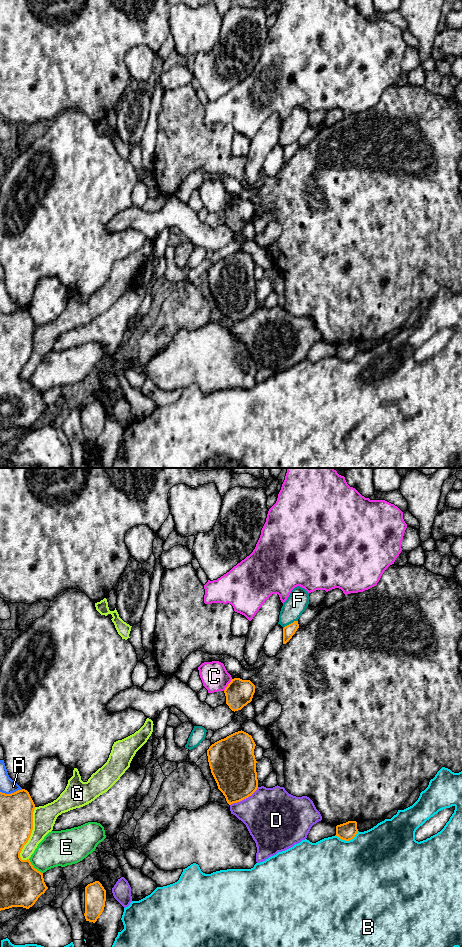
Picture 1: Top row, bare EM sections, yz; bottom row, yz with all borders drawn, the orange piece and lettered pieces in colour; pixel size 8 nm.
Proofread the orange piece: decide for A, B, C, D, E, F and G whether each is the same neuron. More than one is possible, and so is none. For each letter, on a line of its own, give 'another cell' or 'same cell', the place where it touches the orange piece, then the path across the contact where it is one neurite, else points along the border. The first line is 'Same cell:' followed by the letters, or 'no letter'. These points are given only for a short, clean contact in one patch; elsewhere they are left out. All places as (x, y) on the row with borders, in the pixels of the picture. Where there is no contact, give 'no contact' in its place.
Same cell: no letter
A: another cell; contact yz (11, 793)
B: another cell; contact yz (347, 840)
C: another cell; contact yz (228, 685); border yz (232, 679), (223, 690)
D: another cell; contact yz (244, 798)
E: another cell; contact yz (33, 867)
F: another cell; contact yz (291, 623)
G: another cell; contact yz (30, 834)

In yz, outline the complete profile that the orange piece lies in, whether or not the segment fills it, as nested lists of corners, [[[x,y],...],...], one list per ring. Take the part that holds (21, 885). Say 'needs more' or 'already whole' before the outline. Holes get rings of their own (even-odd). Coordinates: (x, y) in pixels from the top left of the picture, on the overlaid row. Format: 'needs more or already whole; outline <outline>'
already whole; outline [[[25,789],[11,794],[0,792],[0,911],[12,907],[29,909],[38,898],[48,889],[44,882],[43,873],[33,867],[30,860],[22,860],[20,853],[28,842],[33,830],[33,812],[35,804]]]

